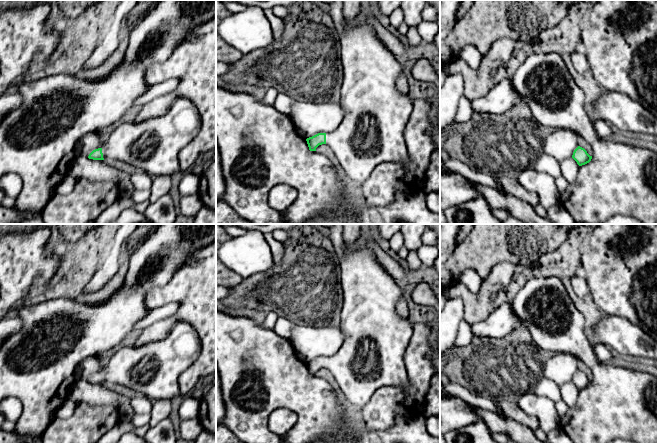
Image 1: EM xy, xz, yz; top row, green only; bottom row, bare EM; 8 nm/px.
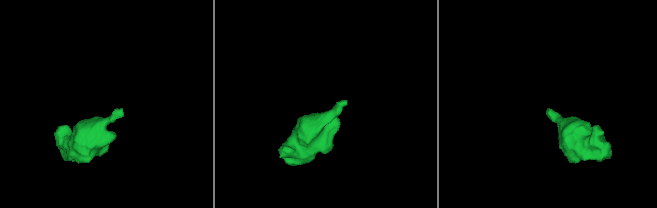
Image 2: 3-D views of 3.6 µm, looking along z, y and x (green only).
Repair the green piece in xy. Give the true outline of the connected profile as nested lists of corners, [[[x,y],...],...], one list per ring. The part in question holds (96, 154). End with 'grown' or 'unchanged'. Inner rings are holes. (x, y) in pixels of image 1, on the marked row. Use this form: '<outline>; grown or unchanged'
[[[177,99],[170,109],[157,118],[145,122],[125,122],[119,124],[105,141],[102,148],[93,150],[88,158],[107,160],[131,170],[143,170],[152,178],[161,175],[173,176],[180,172],[179,154],[198,134],[201,127],[199,110],[186,99]]]; grown

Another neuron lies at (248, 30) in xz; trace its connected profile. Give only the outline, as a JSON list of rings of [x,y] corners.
[[[254,6],[223,18],[217,32],[223,41],[243,54],[274,42],[271,24],[264,10]]]

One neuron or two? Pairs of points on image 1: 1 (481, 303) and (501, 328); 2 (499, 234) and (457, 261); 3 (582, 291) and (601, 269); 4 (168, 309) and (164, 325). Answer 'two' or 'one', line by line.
1: two
2: one
3: two
4: two

